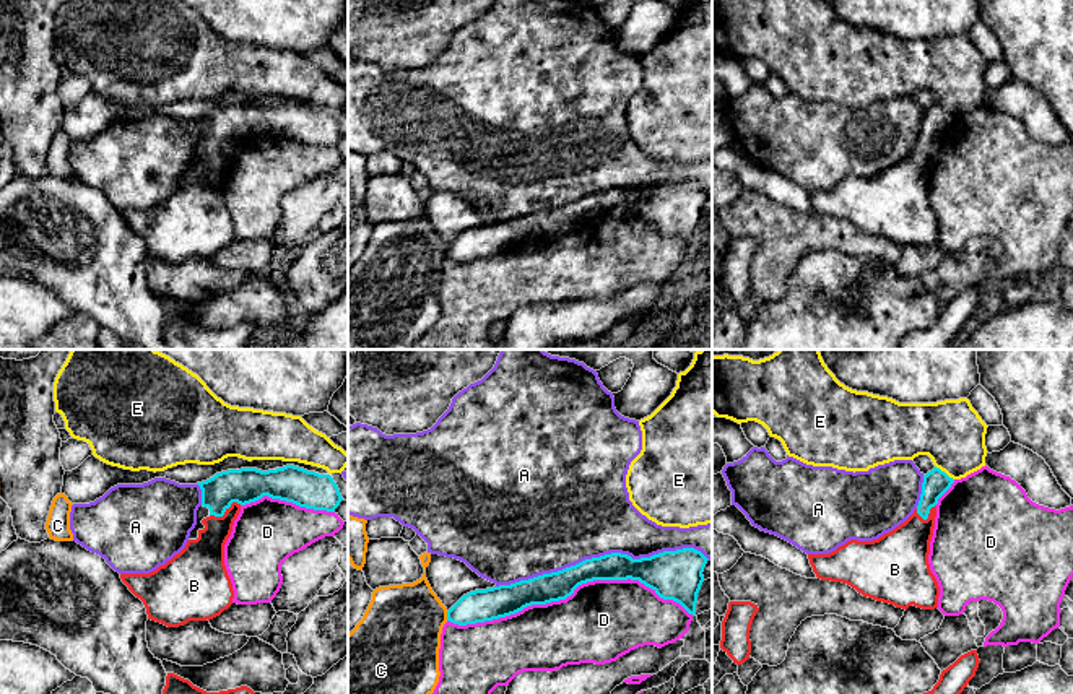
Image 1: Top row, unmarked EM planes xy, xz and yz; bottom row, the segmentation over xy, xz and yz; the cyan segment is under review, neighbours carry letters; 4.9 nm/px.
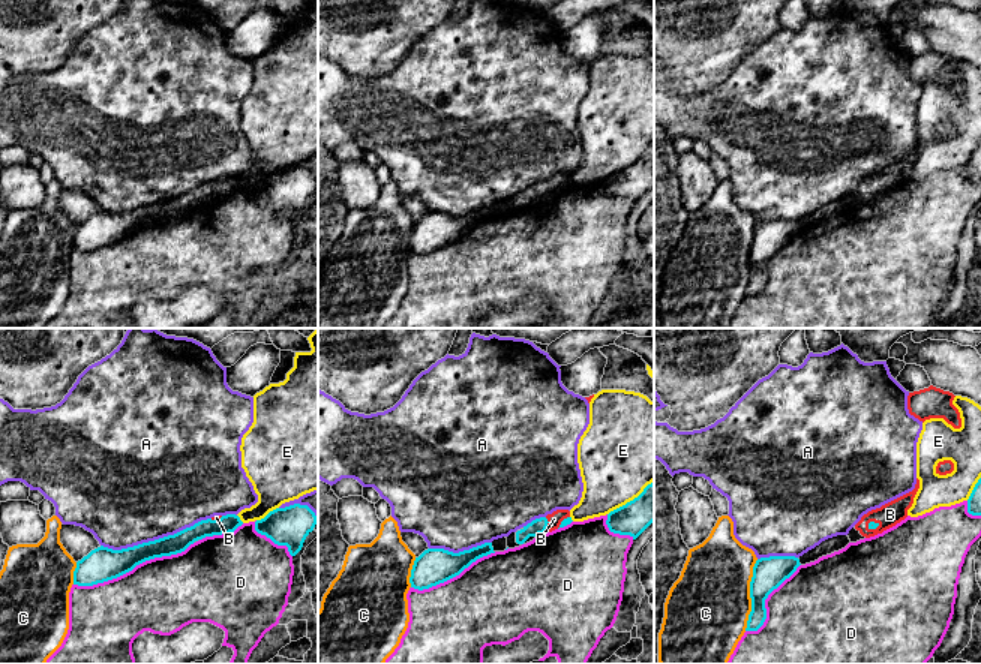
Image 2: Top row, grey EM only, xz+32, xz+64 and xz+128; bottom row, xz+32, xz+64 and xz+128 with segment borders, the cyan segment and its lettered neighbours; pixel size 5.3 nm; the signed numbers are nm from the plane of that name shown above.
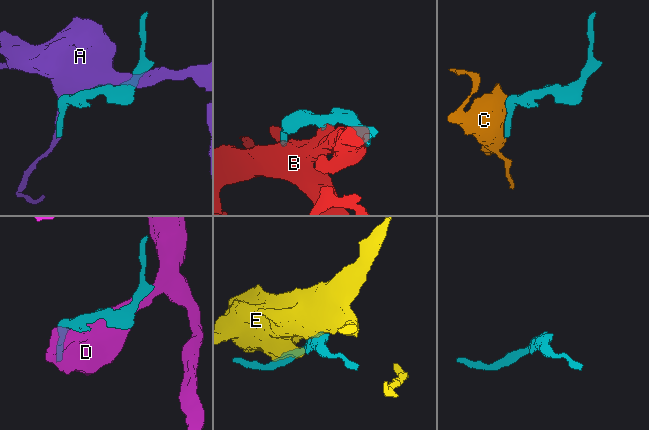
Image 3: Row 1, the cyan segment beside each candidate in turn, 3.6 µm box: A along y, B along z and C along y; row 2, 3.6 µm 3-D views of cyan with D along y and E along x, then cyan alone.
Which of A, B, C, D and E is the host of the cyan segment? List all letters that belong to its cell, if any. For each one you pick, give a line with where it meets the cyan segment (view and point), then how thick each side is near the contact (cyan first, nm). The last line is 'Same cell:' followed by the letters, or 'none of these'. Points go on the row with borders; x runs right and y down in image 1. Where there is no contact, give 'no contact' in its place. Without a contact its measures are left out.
B: xy (225, 511) | 180/190 nm
Same cell: B

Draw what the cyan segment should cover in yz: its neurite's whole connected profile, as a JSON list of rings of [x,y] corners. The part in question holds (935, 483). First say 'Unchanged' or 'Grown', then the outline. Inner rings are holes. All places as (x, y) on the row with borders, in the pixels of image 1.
Grown. [[[935,466],[923,475],[919,505],[904,523],[873,541],[850,540],[829,554],[808,554],[813,572],[896,608],[938,608],[940,587],[928,554],[938,499],[953,483]]]

